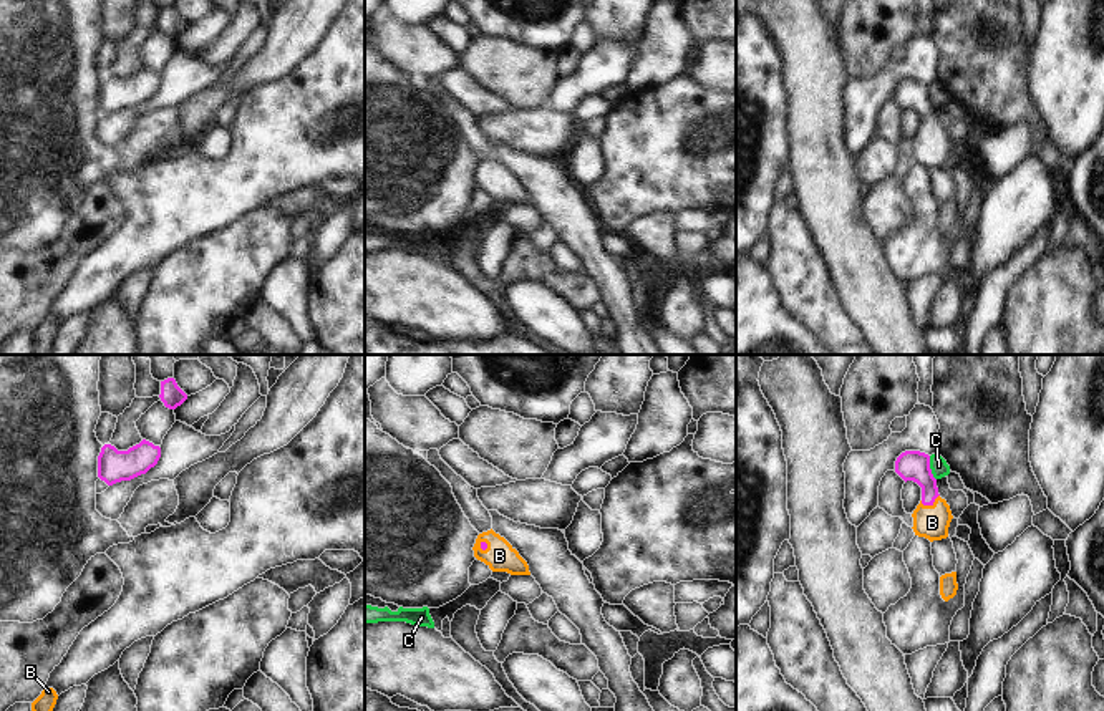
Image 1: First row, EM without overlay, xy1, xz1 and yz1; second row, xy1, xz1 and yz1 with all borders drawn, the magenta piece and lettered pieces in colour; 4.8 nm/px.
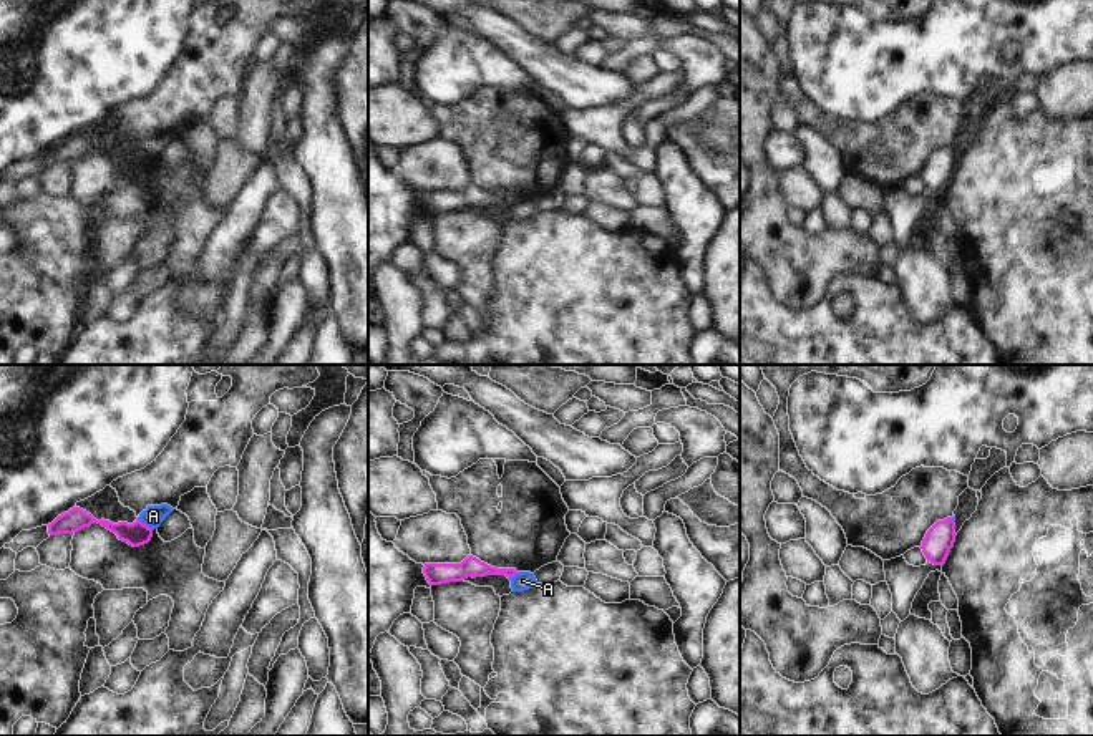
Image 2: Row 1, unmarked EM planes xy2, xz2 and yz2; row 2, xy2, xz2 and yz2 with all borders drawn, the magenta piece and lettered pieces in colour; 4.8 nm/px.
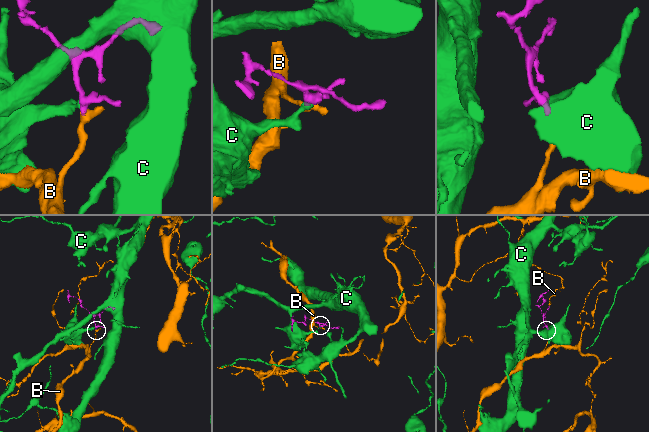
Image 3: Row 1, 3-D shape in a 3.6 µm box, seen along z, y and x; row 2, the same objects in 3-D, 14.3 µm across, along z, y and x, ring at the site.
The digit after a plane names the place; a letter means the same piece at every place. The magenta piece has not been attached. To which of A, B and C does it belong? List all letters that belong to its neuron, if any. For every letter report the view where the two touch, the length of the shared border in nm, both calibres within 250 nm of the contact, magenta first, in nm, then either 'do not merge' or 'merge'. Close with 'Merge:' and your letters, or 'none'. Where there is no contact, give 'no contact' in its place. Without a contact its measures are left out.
A: contact in xy2; length 100 nm; calibres 120 and 100 nm; do not merge
B: contact in yz1; length 100 nm; calibres 140 and 160 nm; merge
C: contact in yz1; length 120 nm; calibres 140 and 90 nm; do not merge
Merge: B

